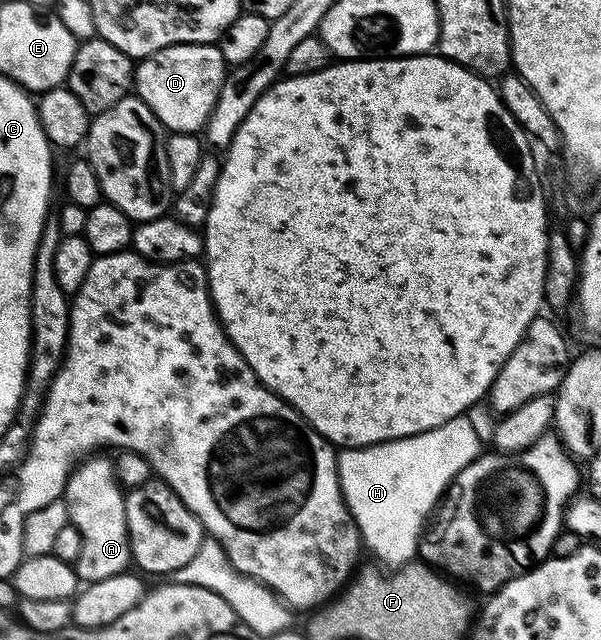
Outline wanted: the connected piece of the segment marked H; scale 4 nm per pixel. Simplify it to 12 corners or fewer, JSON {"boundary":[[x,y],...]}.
{"boundary":[[471,410],[342,451],[347,505],[398,576],[483,449]]}

